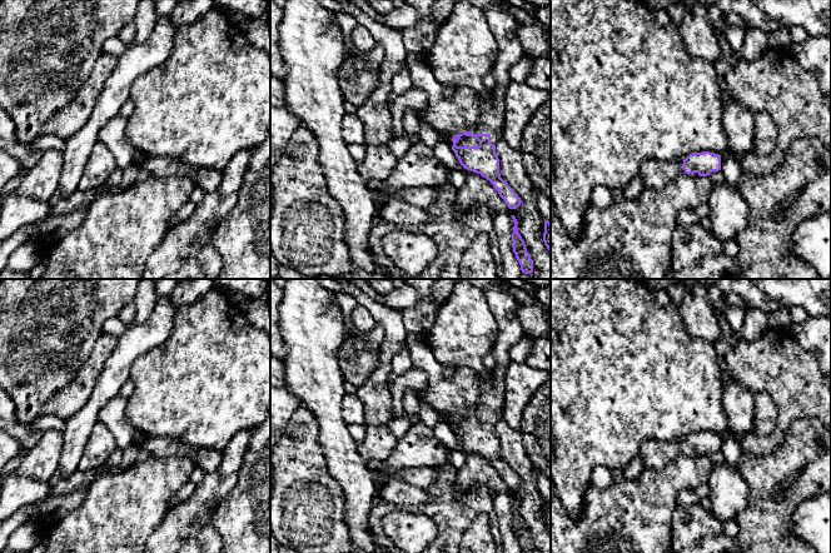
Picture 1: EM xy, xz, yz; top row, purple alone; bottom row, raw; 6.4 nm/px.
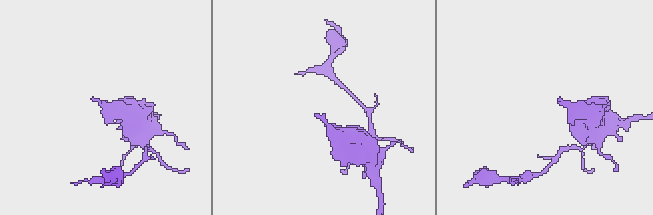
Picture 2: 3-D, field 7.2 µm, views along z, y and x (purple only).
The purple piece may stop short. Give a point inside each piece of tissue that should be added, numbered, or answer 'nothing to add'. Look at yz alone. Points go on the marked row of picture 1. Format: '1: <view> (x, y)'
1: yz (656, 174)

